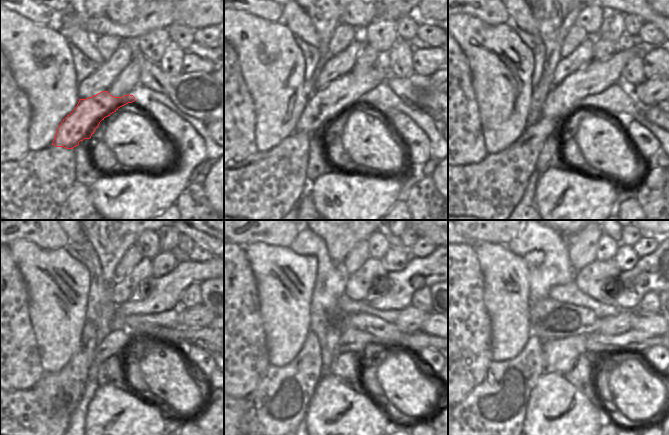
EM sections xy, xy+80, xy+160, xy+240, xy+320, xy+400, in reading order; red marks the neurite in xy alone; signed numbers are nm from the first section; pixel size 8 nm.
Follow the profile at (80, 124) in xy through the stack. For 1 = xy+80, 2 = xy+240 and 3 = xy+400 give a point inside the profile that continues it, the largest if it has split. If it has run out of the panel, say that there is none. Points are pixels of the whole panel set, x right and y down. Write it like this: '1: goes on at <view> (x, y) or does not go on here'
1: goes on at xy+80 (323, 105)
2: goes on at xy+240 (165, 292)
3: goes on at xy+400 (651, 273)

